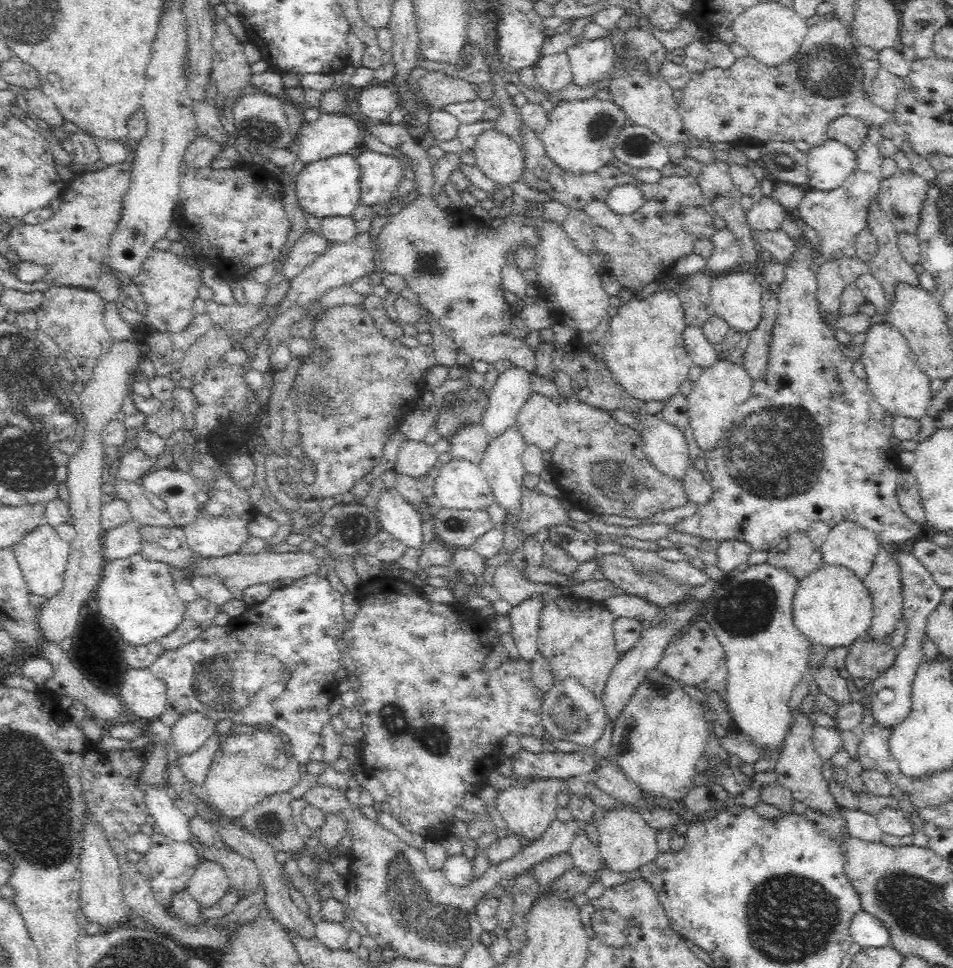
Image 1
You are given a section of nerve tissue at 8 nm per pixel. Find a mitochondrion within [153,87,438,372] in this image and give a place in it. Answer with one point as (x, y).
(265, 132)

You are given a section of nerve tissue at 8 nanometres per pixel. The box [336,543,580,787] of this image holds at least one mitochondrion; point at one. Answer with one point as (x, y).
(396, 721)

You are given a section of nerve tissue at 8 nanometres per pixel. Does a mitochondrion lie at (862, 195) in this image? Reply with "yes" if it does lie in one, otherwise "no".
no

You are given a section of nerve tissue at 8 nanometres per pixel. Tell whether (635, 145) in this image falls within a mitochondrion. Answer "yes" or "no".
yes

